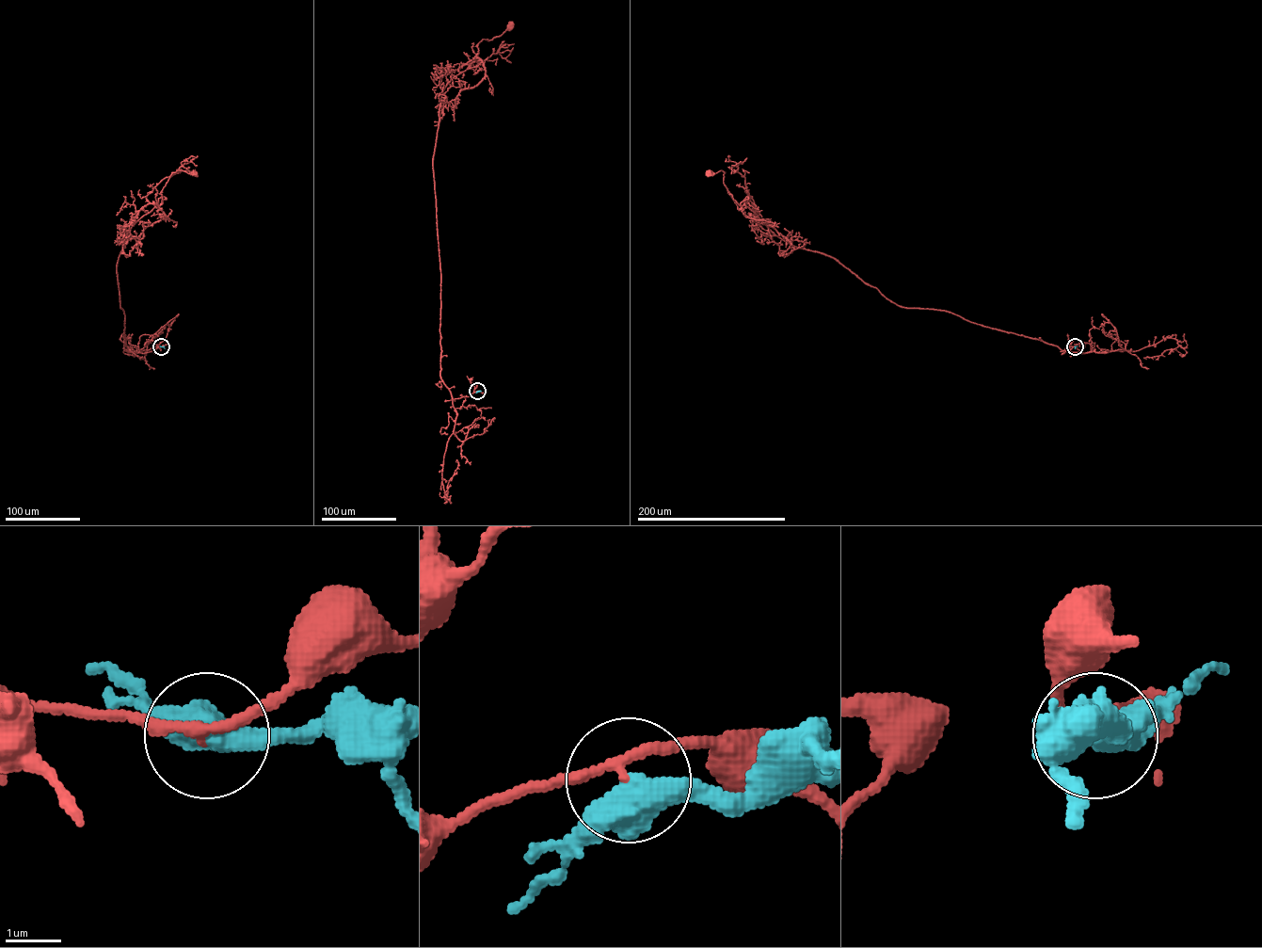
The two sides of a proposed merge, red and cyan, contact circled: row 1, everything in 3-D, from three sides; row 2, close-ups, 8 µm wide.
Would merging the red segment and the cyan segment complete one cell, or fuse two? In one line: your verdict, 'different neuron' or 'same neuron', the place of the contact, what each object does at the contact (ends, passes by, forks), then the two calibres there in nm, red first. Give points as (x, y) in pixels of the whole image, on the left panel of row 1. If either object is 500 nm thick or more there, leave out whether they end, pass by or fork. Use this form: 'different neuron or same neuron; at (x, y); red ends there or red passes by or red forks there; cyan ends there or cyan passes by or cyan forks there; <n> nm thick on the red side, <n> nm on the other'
different neuron; at (161, 346); 150 nm thick on the red side, 500 nm on the other

